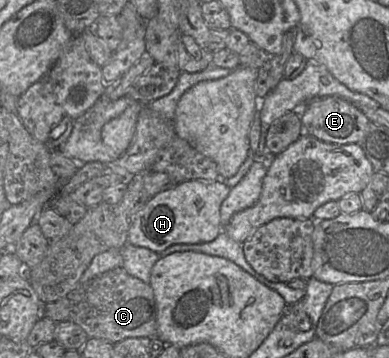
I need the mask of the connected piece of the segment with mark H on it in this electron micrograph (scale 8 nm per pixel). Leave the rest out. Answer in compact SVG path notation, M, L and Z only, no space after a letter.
M222 178L190 180L151 197L134 215L128 244L161 253L174 244L198 244L213 241L222 232L220 208L231 188Z

